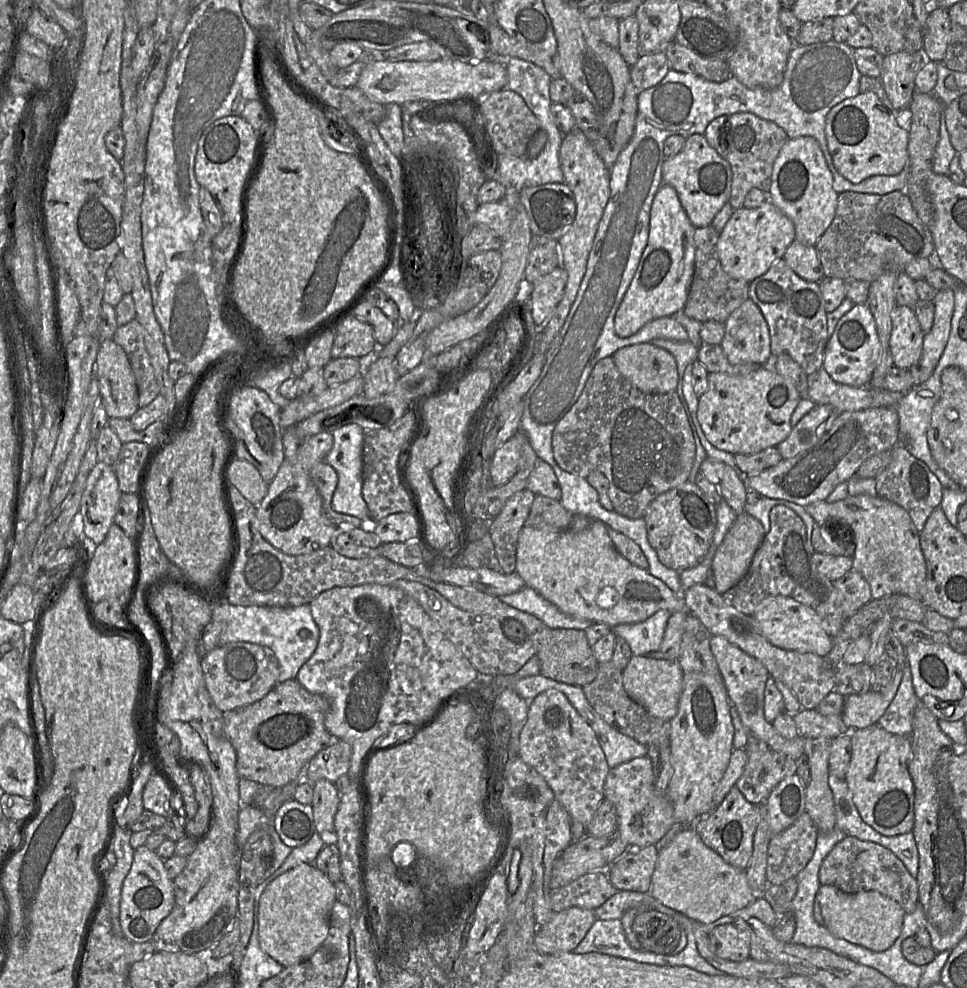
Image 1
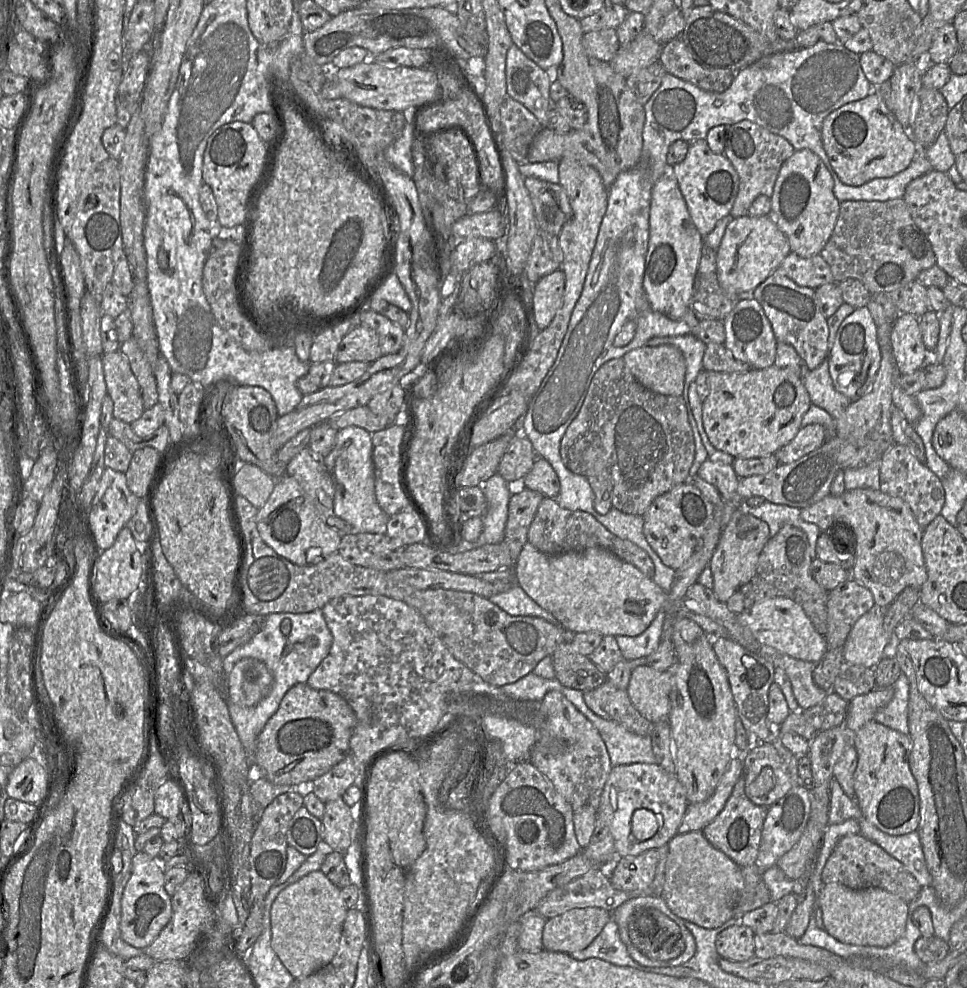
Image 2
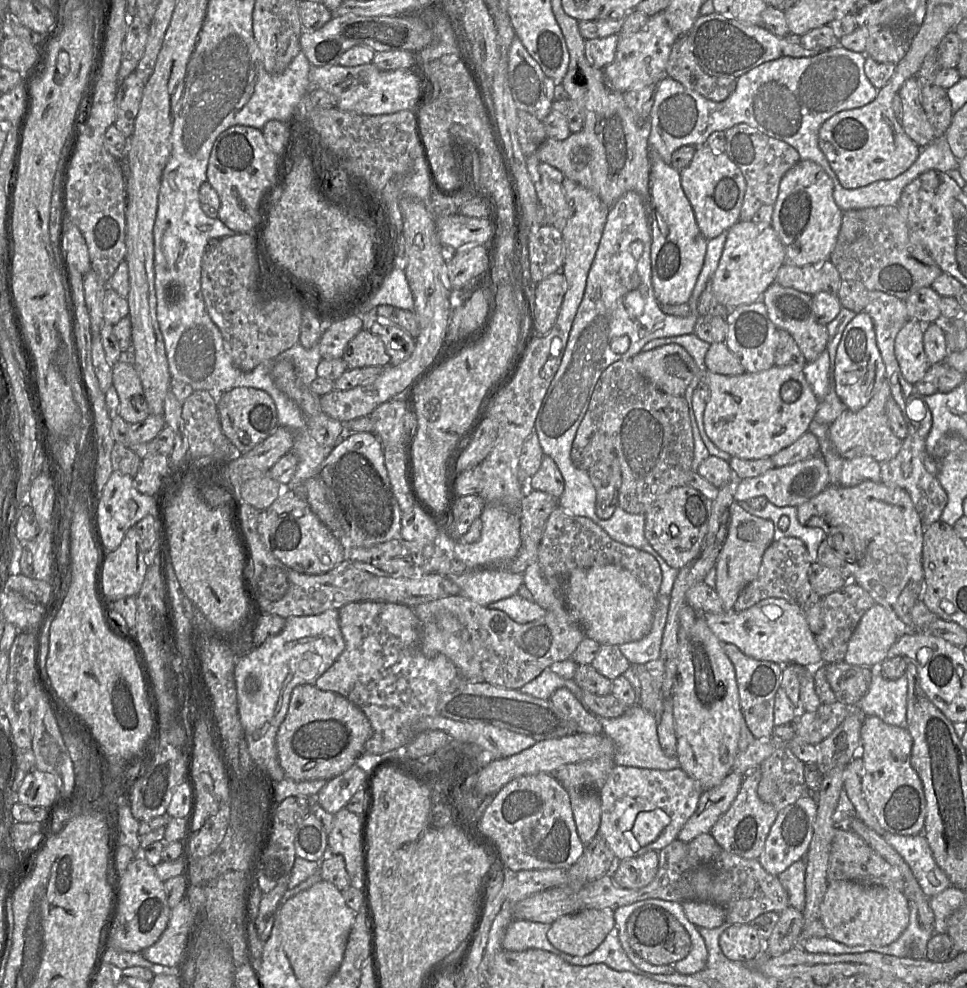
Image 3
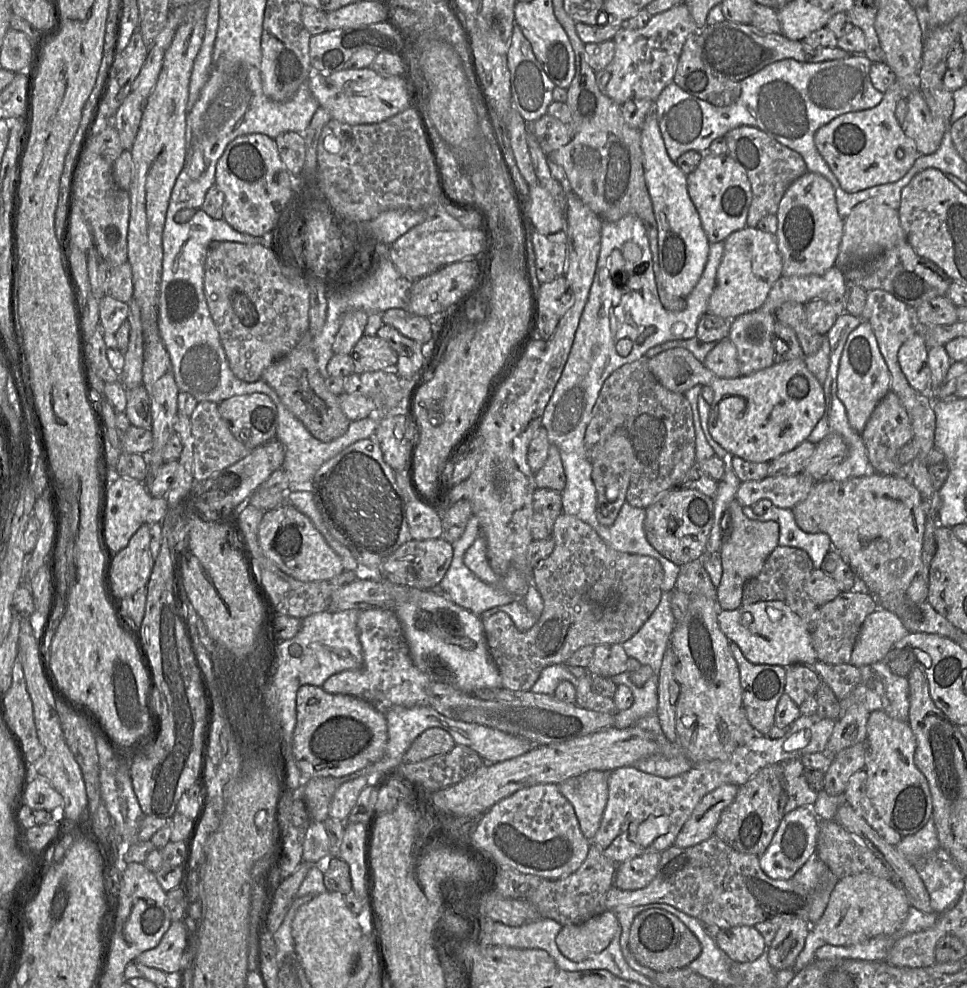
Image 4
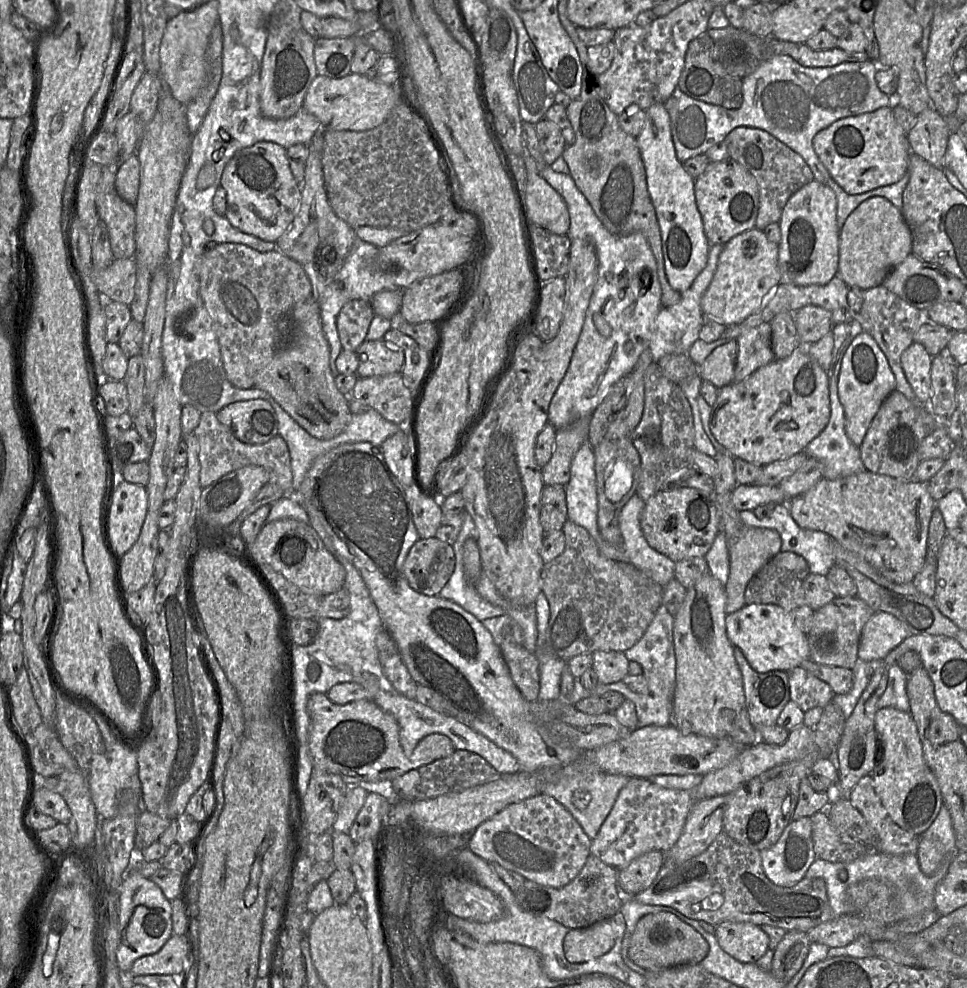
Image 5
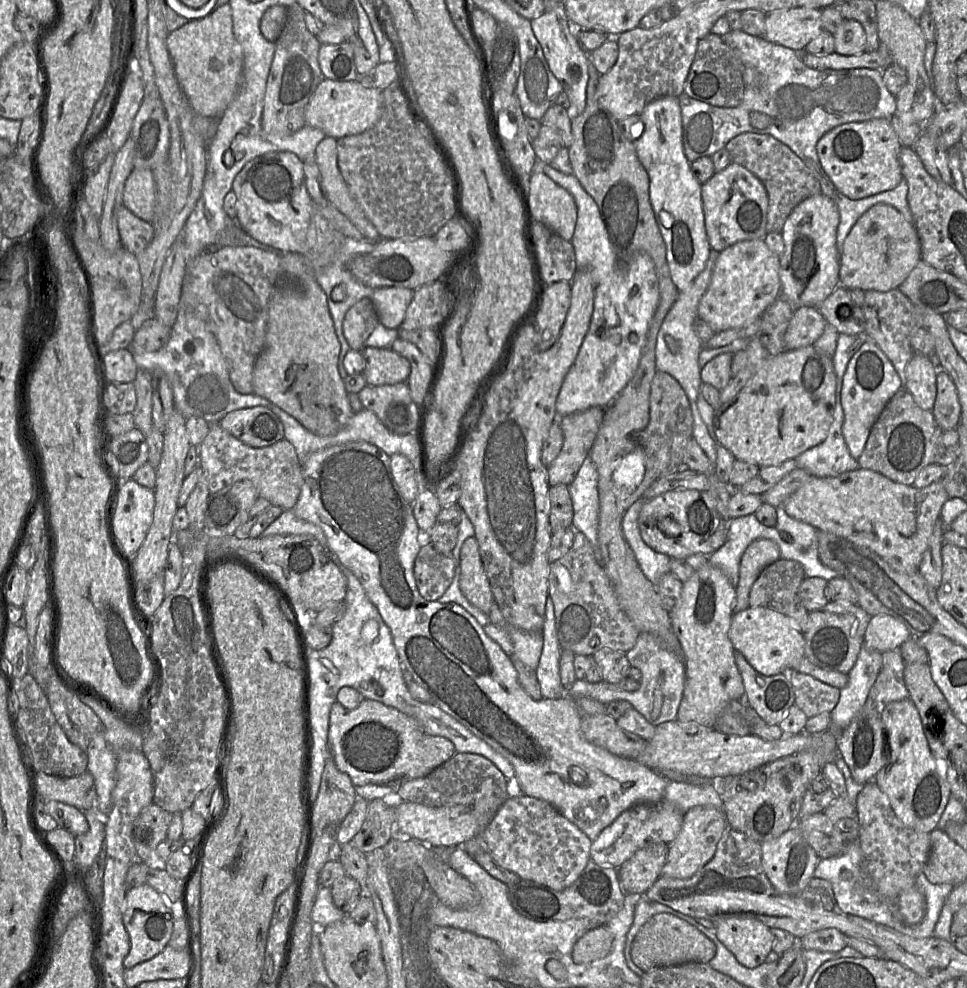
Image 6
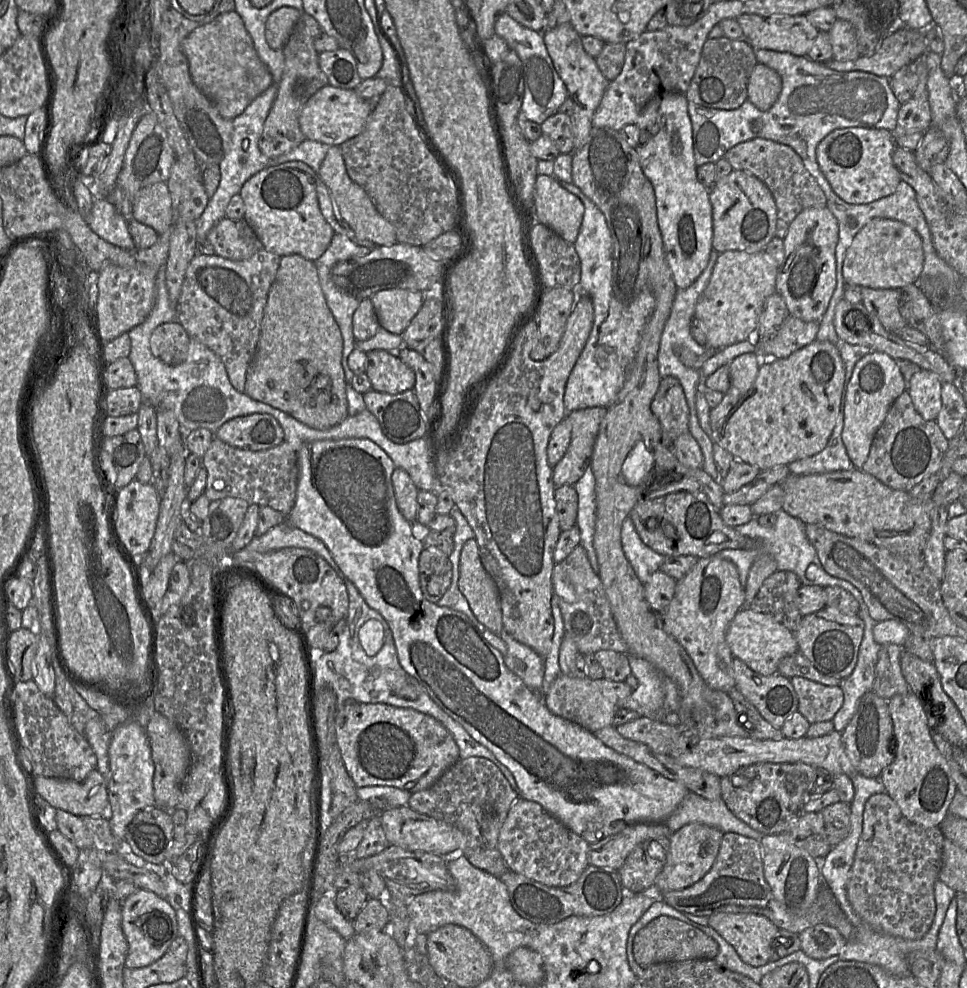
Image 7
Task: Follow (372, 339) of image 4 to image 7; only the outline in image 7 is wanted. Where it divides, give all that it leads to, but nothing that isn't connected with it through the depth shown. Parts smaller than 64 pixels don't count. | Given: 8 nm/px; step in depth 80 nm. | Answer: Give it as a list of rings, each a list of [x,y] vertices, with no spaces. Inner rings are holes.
[[[372,350],[367,353],[368,376],[372,389],[387,394],[413,390],[415,374],[396,352]]]

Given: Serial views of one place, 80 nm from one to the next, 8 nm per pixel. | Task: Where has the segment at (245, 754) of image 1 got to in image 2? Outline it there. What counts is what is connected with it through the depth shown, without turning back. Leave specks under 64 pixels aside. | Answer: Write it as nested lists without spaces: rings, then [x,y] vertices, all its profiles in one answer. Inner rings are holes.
[[[306,683],[296,684],[287,691],[278,710],[259,734],[255,763],[264,777],[275,785],[311,782],[327,773],[350,753],[349,744],[355,725],[355,713],[340,695],[327,690],[312,689]]]

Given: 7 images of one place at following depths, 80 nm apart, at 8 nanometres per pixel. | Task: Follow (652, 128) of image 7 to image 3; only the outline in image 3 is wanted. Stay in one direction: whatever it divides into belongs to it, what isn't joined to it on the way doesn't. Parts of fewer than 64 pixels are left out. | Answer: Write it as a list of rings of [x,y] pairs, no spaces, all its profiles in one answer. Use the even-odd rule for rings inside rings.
[[[650,150],[651,282],[660,305],[688,303],[704,265],[708,240],[701,233],[681,186],[680,171]]]

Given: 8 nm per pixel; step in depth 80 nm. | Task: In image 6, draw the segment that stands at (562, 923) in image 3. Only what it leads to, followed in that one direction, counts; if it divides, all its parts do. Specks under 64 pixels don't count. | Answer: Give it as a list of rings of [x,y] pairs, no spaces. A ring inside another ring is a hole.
[[[605,924],[597,926],[575,942],[572,959],[576,964],[583,964],[603,958],[610,952],[613,940],[613,934]]]

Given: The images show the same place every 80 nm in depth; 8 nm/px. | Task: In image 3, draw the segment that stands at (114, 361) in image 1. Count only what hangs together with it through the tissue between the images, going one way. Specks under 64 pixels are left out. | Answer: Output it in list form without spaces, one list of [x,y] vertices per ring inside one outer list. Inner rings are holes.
[[[119,361],[112,366],[113,387],[119,396],[119,412],[127,423],[136,424],[150,416],[150,409],[133,363]]]

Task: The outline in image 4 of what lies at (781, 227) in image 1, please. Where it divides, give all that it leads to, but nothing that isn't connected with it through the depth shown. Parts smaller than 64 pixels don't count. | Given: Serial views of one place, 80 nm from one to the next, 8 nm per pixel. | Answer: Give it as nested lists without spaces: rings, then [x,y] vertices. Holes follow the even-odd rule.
[[[746,226],[731,233],[724,241],[724,253],[717,270],[716,284],[709,298],[707,312],[730,322],[748,312],[760,309],[769,292],[782,276],[782,258],[776,235],[757,227]]]

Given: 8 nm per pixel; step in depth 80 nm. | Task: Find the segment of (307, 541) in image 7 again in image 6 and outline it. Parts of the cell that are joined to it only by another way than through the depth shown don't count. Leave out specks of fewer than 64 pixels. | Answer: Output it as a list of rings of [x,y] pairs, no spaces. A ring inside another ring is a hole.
[[[284,510],[281,515],[265,529],[261,536],[274,535],[302,535],[308,534],[316,538],[326,551],[327,556],[338,567],[343,566],[337,559],[336,555],[329,550],[327,539],[320,527],[298,518],[292,510]]]

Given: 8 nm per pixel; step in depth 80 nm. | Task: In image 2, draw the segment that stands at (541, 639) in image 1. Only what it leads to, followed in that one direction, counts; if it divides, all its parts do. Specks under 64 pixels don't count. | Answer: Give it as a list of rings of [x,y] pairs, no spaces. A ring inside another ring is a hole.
[[[571,641],[560,644],[551,658],[555,679],[567,688],[586,692],[607,681],[607,673],[600,670],[589,657],[578,653]]]

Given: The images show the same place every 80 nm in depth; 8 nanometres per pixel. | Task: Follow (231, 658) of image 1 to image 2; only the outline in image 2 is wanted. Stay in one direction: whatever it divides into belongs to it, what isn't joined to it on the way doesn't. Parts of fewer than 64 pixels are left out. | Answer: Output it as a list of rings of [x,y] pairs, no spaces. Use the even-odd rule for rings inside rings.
[[[242,659],[228,674],[228,702],[253,706],[268,694],[272,683],[272,673],[263,662]]]

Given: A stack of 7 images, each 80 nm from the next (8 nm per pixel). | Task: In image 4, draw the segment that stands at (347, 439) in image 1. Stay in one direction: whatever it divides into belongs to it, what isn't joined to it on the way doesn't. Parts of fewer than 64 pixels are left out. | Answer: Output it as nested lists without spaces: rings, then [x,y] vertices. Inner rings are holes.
[[[375,434],[374,438],[356,441],[326,461],[313,478],[313,495],[330,533],[366,569],[376,570],[402,544],[411,540],[406,517],[407,505],[397,485],[395,471],[385,462]]]

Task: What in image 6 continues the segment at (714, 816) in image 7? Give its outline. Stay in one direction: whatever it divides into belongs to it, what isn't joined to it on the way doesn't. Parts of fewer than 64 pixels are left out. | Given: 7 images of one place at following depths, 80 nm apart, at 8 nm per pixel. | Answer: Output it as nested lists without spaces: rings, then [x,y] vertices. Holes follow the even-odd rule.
[[[668,780],[664,800],[675,805],[683,813],[696,806],[712,806],[723,809],[722,799],[711,781],[694,785],[677,780]]]

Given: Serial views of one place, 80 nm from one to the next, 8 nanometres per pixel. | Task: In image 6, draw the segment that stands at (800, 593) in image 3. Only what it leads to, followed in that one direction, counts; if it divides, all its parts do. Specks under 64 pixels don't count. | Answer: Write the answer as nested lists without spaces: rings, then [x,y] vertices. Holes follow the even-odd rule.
[[[779,558],[766,566],[753,583],[749,607],[764,607],[780,612],[789,617],[803,633],[810,612],[802,605],[798,590],[805,577],[799,562]]]

